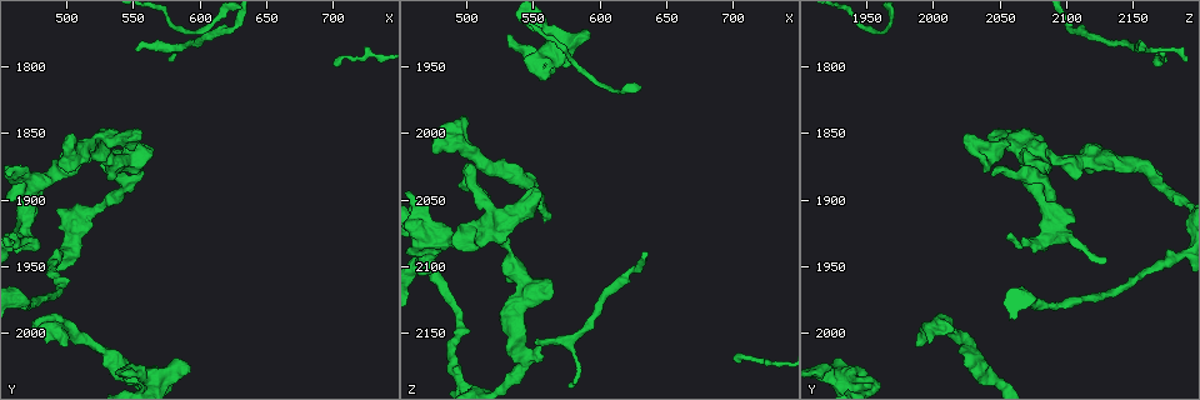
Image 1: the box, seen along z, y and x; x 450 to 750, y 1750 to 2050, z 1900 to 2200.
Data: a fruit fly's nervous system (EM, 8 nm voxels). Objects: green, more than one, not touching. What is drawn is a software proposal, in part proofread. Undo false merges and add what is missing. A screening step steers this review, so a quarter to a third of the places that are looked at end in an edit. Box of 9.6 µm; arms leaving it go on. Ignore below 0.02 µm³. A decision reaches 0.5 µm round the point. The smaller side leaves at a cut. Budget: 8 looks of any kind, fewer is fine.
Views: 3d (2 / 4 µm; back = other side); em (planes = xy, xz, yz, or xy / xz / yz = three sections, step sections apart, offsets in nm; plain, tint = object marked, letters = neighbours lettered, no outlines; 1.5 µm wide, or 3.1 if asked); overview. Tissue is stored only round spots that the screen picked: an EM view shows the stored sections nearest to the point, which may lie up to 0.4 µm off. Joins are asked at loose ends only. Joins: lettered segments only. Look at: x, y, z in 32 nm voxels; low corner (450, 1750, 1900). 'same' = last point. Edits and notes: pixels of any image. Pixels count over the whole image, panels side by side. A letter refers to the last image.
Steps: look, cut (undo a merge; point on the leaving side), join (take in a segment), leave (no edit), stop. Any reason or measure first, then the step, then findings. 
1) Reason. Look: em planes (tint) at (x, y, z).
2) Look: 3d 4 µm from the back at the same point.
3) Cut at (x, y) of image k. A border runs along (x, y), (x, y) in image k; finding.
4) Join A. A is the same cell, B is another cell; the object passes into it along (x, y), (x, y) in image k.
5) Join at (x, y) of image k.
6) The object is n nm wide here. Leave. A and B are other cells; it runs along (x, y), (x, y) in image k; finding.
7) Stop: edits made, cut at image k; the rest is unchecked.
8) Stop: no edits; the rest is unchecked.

Free end. Look: em xy step 4 (tint) at (474, 2002, 2010).

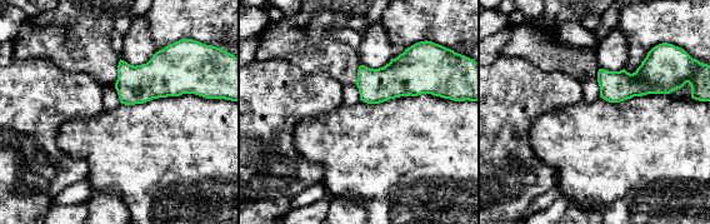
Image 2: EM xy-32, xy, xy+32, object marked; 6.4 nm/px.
Another direction. Look: em planes (letters) at the same point.

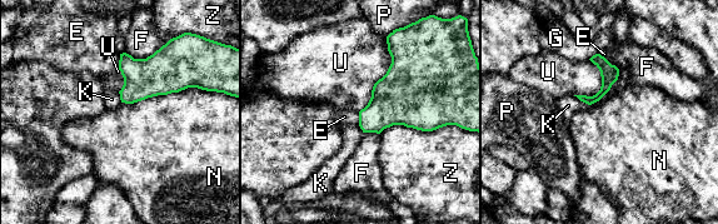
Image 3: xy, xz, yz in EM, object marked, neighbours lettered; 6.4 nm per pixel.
Leave. E, F, G, K, N, P, U and Z are other cells; none of them fits.

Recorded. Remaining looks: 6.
Free end. Look: 3d 2 µm at (552, 1786, 2156).

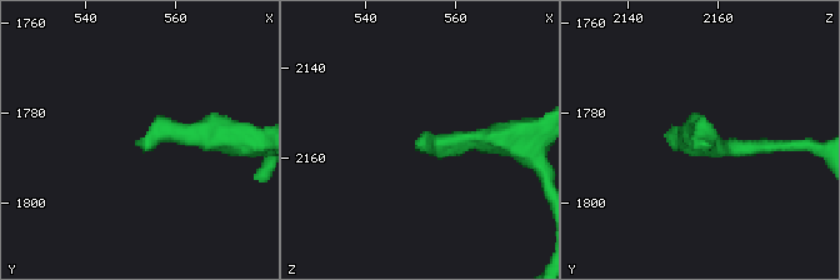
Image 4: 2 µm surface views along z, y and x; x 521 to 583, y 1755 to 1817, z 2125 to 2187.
Look: em xz step 8 (tint) at (551, 1787, 2156).

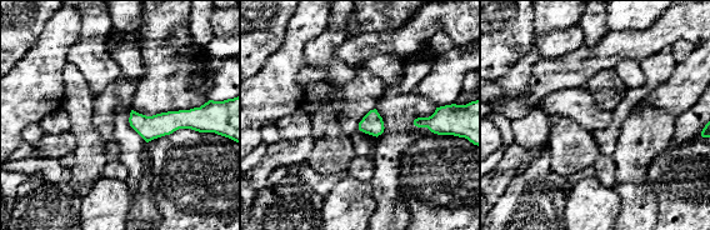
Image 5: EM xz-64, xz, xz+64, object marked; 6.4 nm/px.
Another direction. Look: em xy step 4 (letters) at the same point.

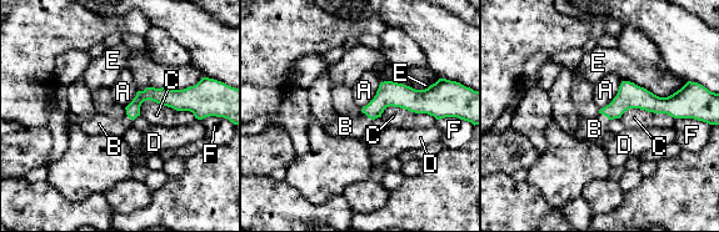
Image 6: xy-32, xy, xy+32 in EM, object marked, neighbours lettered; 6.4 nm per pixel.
The object is 100 nm wide here; the longest contact is with E, 400 nm. Join B. B is the same cell, A, C, D, E and F are other cells; it goes on there.

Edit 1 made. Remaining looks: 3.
Free end. Look: 3d 2 µm at (592, 2024, 1924).

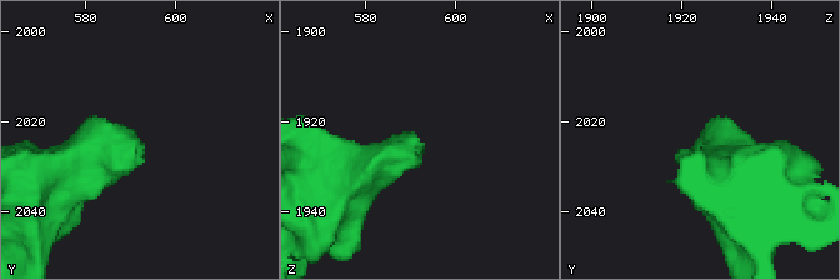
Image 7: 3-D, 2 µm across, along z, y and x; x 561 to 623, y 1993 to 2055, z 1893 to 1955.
Look: em yz step 8 (tint) at (592, 2025, 1923).

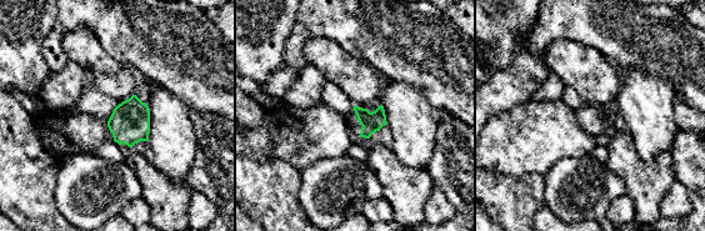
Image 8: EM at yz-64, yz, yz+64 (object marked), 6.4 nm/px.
Another direction. Look: em planes (letters) at the same point.

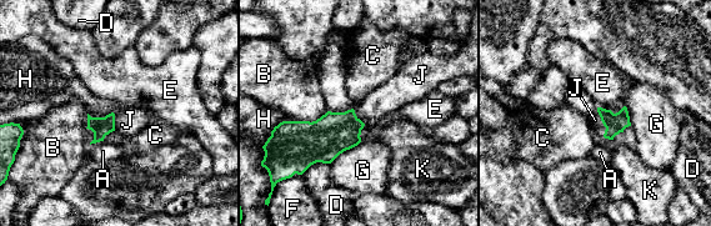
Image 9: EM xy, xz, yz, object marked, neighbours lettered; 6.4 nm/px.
Join J. J is the same cell, A, B, C, D, E, F, G, H and K are other cells; the object passes into it along (616, 122), (602, 122), (595, 120) in image 9; it goes on there.

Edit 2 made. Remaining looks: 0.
Stop: edits made, join at image 6, join at image 9; the rest is unchecked.

